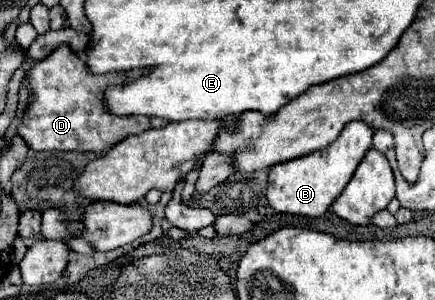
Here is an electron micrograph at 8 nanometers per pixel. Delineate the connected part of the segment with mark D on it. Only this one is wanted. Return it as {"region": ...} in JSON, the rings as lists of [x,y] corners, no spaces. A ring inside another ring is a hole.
{"region":[[[68,45],[56,47],[46,59],[30,65],[22,83],[28,83],[28,103],[24,109],[18,135],[32,151],[94,151],[104,153],[128,135],[150,129],[150,117],[116,117],[104,111],[102,93],[108,85],[124,85],[148,71],[114,71],[94,75],[86,69],[84,59],[70,51]]]}

